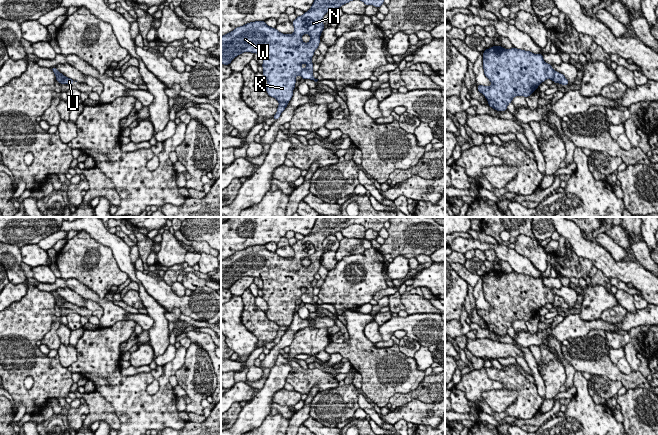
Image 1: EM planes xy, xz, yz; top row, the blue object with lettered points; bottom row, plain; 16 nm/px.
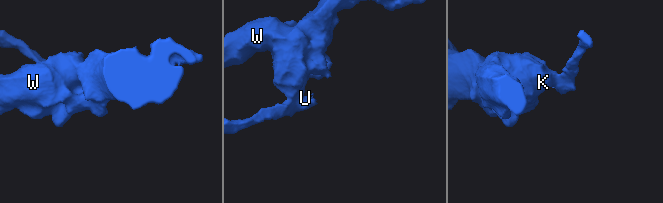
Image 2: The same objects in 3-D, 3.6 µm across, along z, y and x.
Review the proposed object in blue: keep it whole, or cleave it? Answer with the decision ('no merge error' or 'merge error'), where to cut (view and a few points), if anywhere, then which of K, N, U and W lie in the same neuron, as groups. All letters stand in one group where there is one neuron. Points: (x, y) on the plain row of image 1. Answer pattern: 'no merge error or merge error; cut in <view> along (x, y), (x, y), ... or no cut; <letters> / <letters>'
merge error; cut in xz along (287, 326), (279, 327); K N W / U

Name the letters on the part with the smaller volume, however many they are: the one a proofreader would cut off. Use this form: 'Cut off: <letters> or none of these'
Cut off: U

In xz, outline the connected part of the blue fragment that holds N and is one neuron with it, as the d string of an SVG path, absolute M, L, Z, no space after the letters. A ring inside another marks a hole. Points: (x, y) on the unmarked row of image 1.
M317 217L315 224L309 235L292 246L294 250L293 258L280 257L276 252L268 250L265 245L255 245L235 252L233 255L221 260L221 287L229 289L231 285L244 276L260 278L263 281L263 299L267 303L265 311L267 318L275 322L279 327L288 327L295 312L296 301L300 299L302 303L310 303L315 306L318 303L313 301L313 286L311 282L314 275L318 273L321 265L320 260L324 253L323 241L328 235L335 235L343 228L353 224L363 225L364 228L373 229L379 232L386 221L391 217ZM308 257L310 265L304 267L302 259Z

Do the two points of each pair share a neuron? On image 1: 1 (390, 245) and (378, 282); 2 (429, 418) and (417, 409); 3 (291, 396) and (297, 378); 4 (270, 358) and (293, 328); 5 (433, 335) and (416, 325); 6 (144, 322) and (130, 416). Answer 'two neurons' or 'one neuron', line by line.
1: two neurons
2: one neuron
3: two neurons
4: one neuron
5: one neuron
6: two neurons

